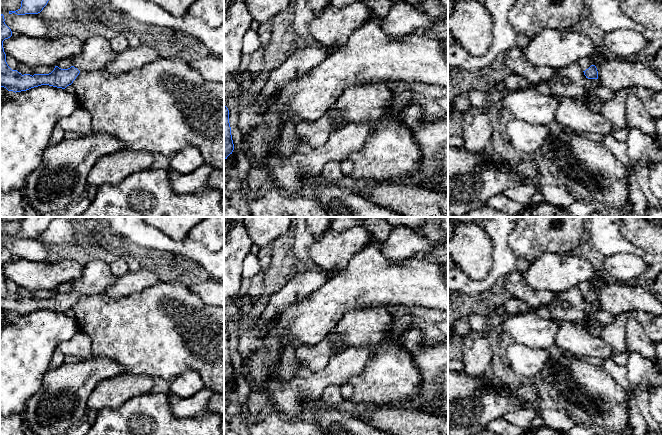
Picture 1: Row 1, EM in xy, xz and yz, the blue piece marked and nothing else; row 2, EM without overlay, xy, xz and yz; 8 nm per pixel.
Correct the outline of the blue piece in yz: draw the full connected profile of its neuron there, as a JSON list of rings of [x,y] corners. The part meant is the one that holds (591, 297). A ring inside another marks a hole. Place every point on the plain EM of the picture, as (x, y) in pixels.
[[[596,271],[590,280],[585,281],[578,286],[586,302],[598,303],[598,295],[596,290],[593,288],[593,284],[596,281],[603,279],[607,279],[606,274],[604,272]]]

